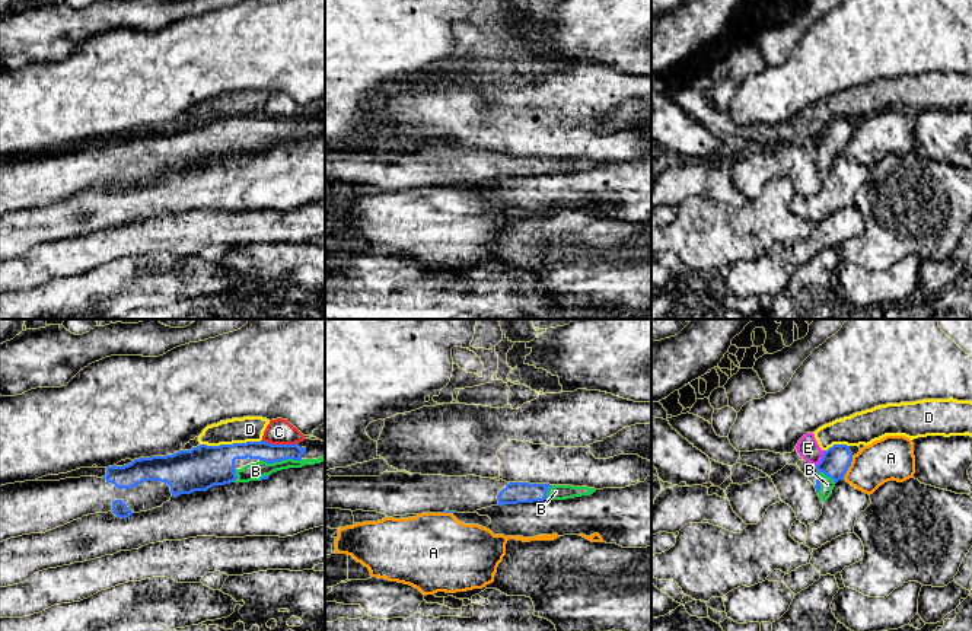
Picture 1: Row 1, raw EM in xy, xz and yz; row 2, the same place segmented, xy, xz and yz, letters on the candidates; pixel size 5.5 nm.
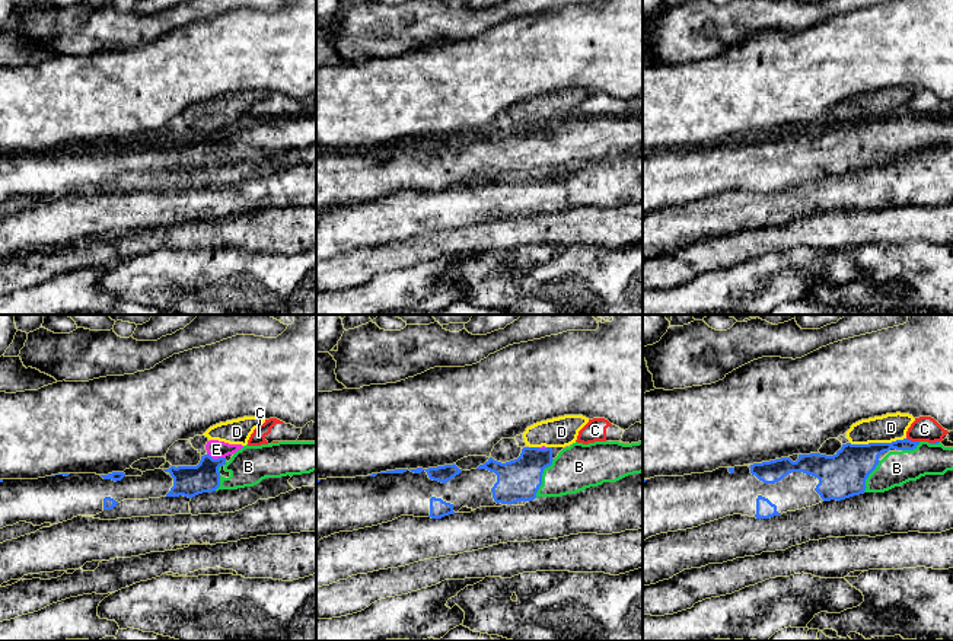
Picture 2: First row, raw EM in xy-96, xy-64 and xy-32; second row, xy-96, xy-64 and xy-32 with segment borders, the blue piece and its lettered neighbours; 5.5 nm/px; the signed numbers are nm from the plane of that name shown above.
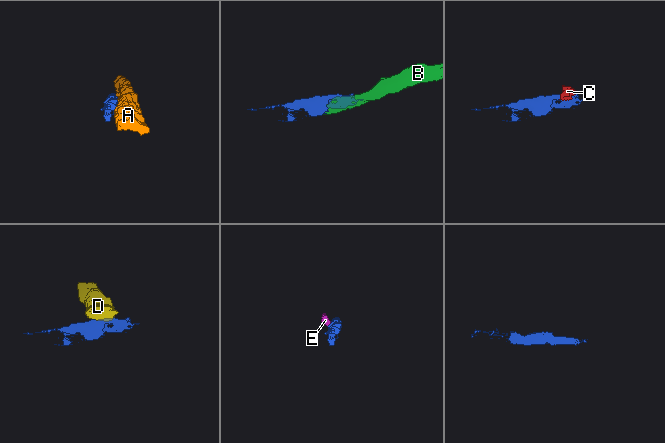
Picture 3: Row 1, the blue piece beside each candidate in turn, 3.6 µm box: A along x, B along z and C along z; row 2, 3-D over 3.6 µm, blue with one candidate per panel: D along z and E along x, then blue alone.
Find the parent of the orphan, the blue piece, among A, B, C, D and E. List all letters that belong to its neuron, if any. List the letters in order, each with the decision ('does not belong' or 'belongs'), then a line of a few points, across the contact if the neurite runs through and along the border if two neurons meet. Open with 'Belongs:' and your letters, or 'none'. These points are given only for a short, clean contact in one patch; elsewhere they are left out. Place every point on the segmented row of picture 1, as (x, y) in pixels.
Belongs: B
A: does not belong
B: belongs
C: does not belong | xy (263, 439), (271, 443), (298, 443)
D: does not belong | xy (261, 439), (200, 445)
E: does not belong | yz (825, 451), (815, 465)

